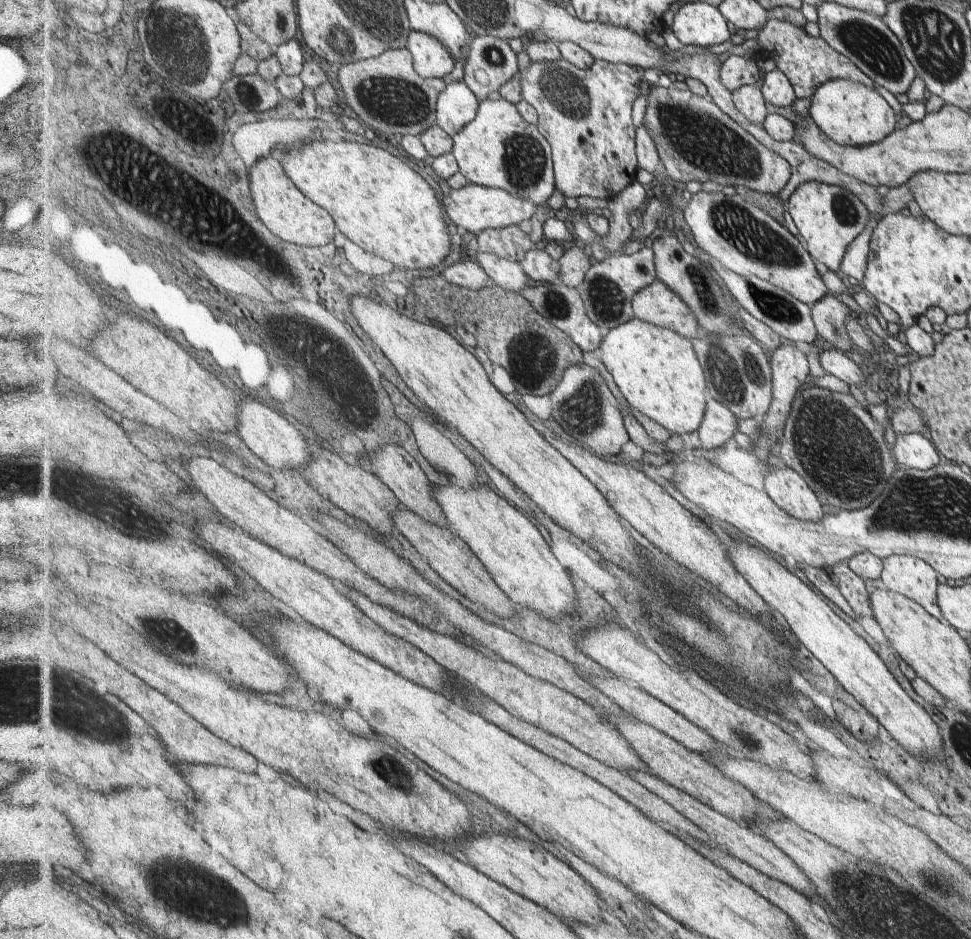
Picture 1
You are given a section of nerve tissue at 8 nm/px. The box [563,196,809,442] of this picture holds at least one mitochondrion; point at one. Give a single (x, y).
(733, 223)

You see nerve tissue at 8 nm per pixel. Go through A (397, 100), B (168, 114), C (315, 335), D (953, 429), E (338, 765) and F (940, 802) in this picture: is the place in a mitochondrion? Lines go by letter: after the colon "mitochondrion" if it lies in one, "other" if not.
A: mitochondrion
B: other
C: mitochondrion
D: other
E: other
F: other

